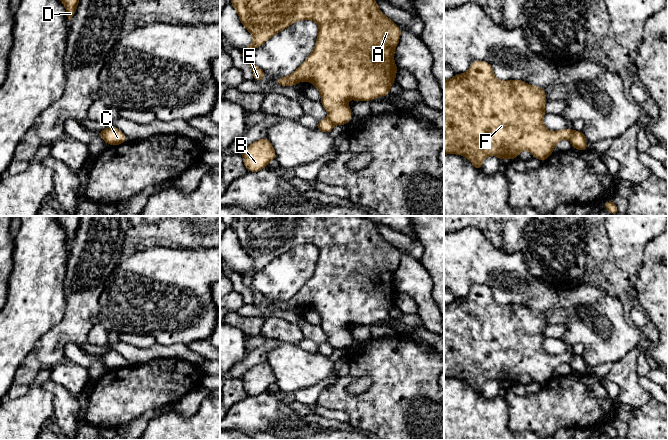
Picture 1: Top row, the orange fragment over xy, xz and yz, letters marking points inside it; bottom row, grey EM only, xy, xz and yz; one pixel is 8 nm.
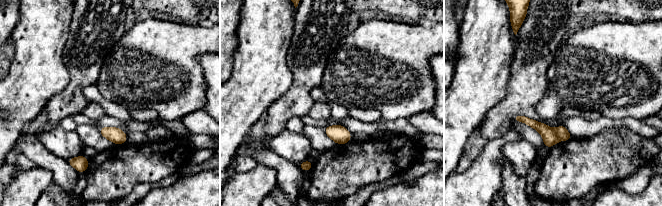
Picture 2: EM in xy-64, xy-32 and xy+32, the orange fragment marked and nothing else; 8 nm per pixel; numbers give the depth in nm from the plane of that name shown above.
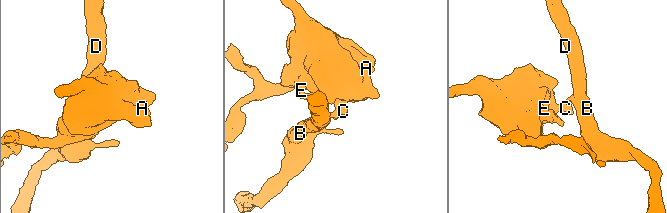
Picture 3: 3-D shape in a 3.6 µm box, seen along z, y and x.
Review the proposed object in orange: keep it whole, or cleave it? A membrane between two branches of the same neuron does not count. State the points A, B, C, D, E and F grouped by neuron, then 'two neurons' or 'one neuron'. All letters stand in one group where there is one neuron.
A C E F / B D | two neurons

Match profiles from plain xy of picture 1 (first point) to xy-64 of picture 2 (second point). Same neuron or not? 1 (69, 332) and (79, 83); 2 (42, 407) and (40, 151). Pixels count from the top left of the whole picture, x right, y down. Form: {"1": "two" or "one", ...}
{"1": "one", "2": "two"}

